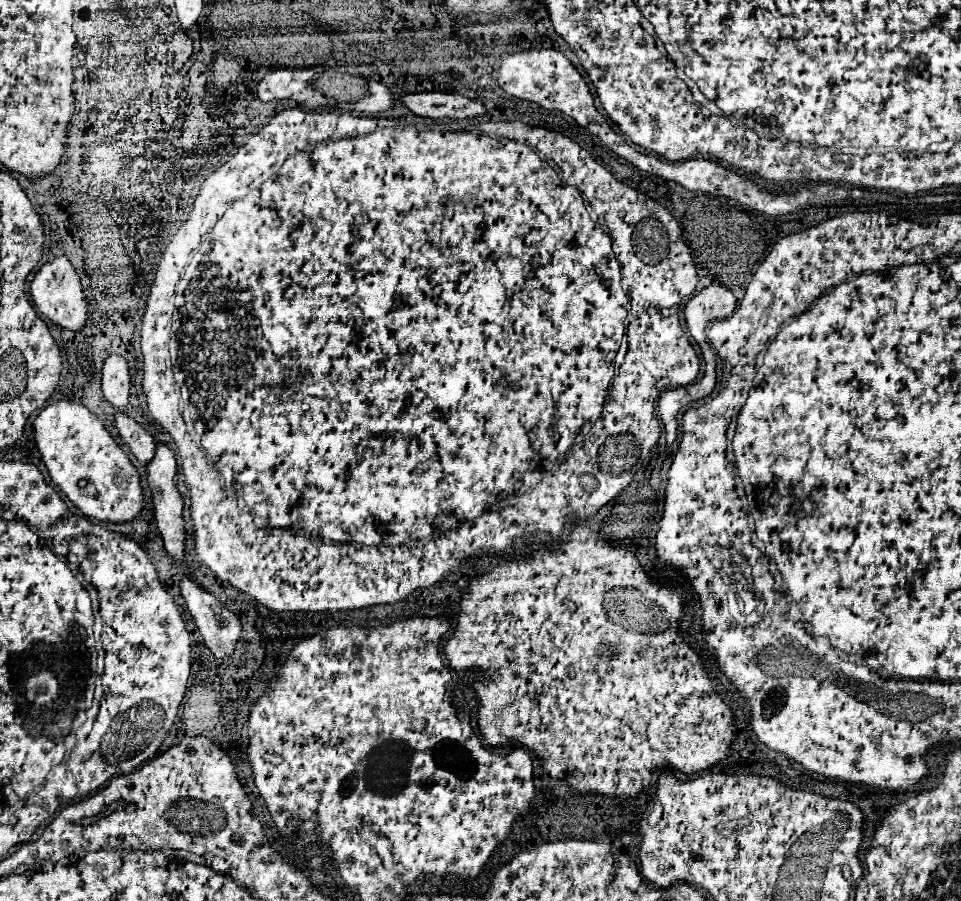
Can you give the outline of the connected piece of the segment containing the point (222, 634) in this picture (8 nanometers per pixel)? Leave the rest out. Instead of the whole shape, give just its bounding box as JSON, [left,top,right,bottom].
[180,576,240,658]

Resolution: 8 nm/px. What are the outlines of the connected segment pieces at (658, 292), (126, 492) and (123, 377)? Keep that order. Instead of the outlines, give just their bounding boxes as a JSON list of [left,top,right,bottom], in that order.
[[140,107,700,612],[34,398,144,522],[102,354,130,410]]

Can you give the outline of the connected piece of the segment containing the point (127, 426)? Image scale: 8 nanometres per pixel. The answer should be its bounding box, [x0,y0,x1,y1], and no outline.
[114,412,156,464]

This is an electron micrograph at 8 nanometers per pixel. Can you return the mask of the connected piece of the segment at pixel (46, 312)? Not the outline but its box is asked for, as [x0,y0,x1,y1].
[30,256,90,330]

